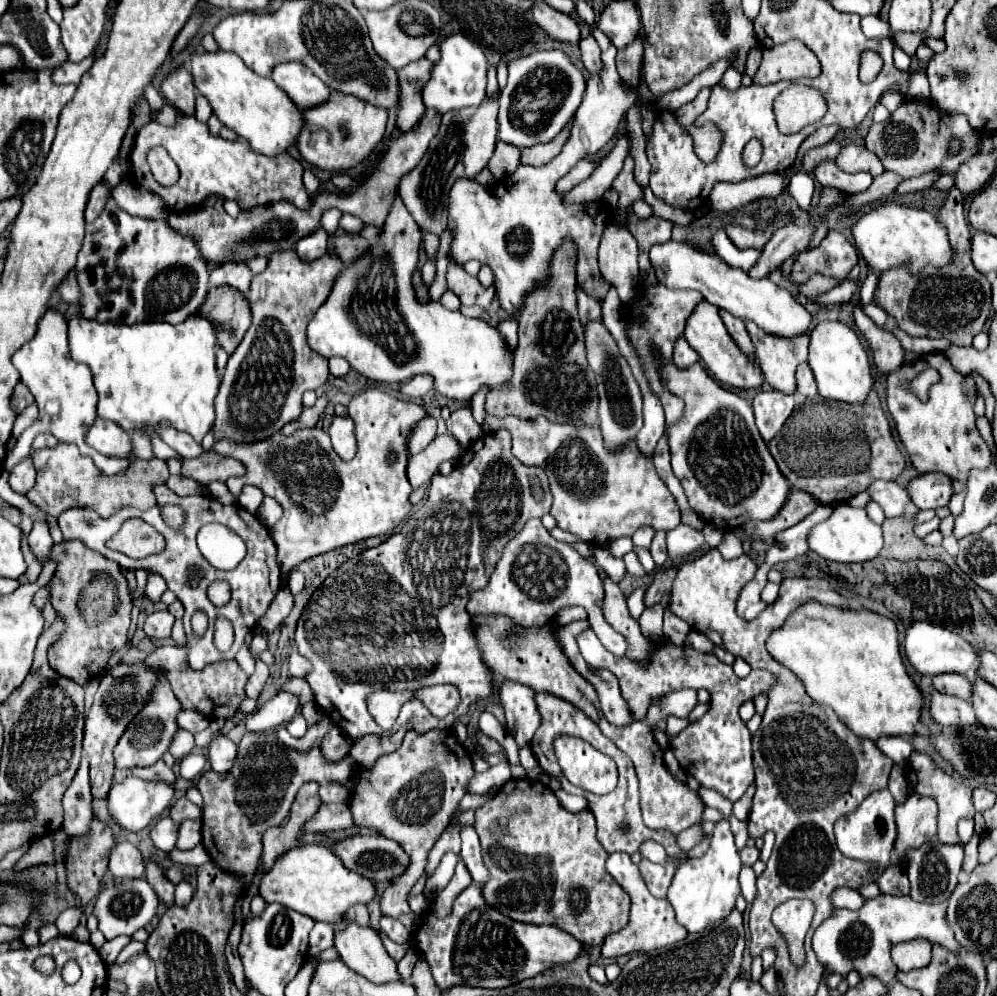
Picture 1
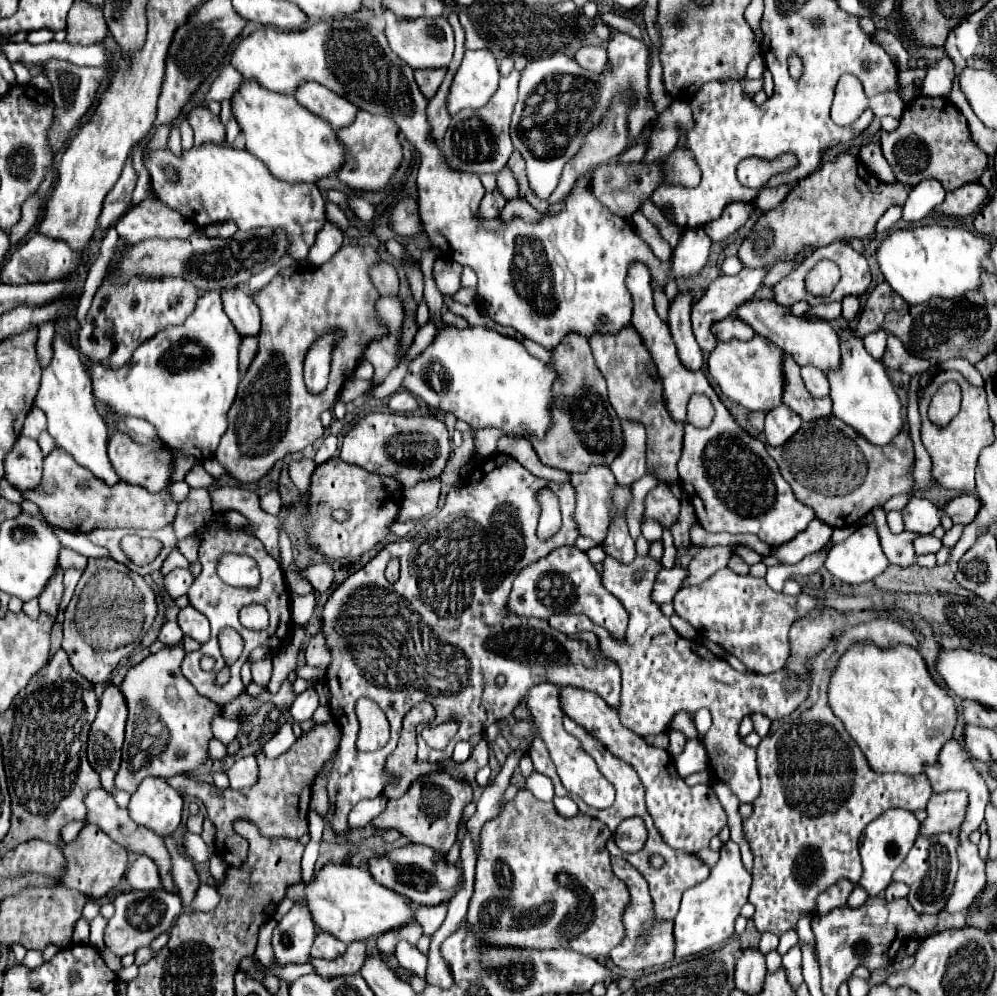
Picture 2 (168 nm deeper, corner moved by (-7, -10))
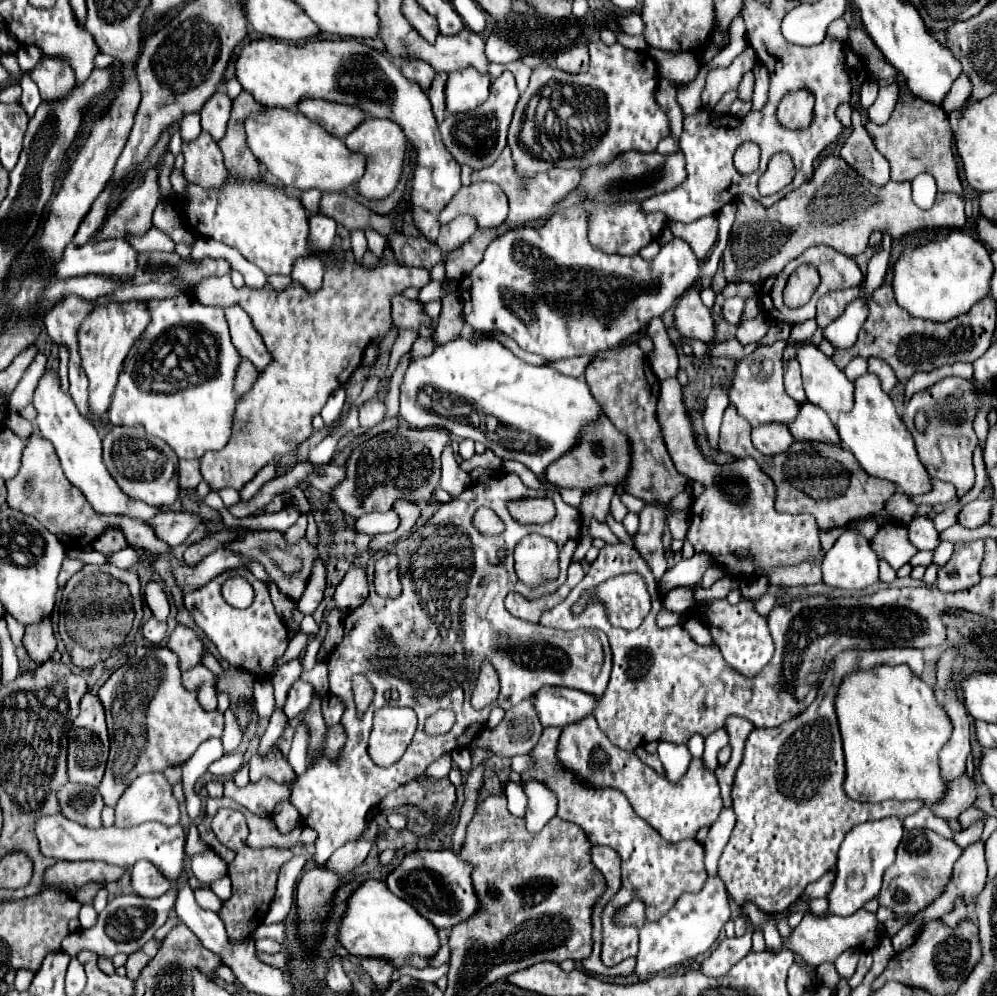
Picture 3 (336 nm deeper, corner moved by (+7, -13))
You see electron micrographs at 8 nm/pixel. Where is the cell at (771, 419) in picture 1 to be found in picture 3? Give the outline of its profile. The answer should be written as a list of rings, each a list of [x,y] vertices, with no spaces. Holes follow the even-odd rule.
[[[763,424],[753,428],[753,444],[765,456],[775,456],[787,452],[793,444],[793,436],[783,424]]]

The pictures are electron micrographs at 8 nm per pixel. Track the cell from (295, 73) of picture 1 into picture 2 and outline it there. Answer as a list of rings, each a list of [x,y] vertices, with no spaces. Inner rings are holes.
[[[307,81],[307,85],[299,85],[299,89],[295,91],[295,99],[305,109],[311,109],[311,113],[315,113],[317,117],[323,117],[333,129],[349,125],[357,113],[355,105],[343,101],[343,97],[331,93],[331,89],[323,89],[323,85],[315,85],[313,81]]]

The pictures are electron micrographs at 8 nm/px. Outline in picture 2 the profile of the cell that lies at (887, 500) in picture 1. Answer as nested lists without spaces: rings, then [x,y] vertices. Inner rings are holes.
[[[913,495],[909,503],[901,511],[903,523],[907,531],[915,531],[921,535],[931,533],[941,523],[941,511],[927,499]]]

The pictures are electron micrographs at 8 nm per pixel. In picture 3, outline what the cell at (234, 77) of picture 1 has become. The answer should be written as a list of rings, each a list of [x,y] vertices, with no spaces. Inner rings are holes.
[[[265,108],[265,112],[255,112],[245,122],[245,130],[251,152],[285,188],[297,192],[311,188],[321,192],[343,192],[353,188],[365,174],[365,156],[351,152],[341,138],[331,136],[299,110]]]

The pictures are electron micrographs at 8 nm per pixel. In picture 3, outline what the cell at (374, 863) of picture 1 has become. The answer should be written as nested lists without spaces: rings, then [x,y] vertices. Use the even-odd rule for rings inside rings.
[[[439,850],[439,852],[413,852],[403,858],[399,868],[389,874],[385,880],[389,890],[409,902],[421,916],[431,920],[435,928],[451,930],[461,920],[469,920],[473,912],[481,904],[477,904],[477,892],[473,892],[473,880],[471,880],[471,868],[451,850]]]

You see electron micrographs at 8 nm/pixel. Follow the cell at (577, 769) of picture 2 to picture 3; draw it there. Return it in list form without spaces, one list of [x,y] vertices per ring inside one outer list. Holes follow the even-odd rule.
[[[545,686],[535,696],[535,708],[543,726],[567,726],[593,714],[599,698],[575,688]]]

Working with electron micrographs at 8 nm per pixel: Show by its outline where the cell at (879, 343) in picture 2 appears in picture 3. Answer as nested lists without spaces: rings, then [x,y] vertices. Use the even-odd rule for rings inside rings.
[[[853,358],[849,366],[845,368],[845,376],[853,382],[857,376],[863,376],[867,372],[867,360],[865,358]]]

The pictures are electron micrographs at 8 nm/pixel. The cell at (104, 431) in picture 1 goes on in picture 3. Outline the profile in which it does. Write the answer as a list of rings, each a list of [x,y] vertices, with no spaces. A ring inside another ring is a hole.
[[[113,426],[103,438],[103,458],[105,458],[107,470],[111,472],[111,476],[119,484],[119,488],[125,494],[129,494],[131,498],[143,500],[145,504],[155,506],[155,508],[171,508],[177,502],[177,498],[179,498],[179,474],[177,474],[179,460],[177,460],[177,454],[161,438],[147,434],[145,428],[141,428],[141,426]]]

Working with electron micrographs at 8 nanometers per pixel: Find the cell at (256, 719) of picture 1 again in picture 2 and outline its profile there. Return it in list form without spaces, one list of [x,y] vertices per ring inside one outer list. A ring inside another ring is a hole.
[[[307,689],[301,695],[297,695],[297,699],[293,701],[293,705],[291,705],[291,717],[297,723],[307,721],[307,719],[311,719],[311,715],[313,715],[313,711],[317,707],[319,707],[319,697],[317,697],[315,689]]]

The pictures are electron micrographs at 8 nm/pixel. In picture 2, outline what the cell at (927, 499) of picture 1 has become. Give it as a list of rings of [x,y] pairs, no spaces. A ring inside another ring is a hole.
[[[957,495],[949,503],[945,503],[945,507],[941,511],[947,513],[953,523],[969,525],[975,519],[979,507],[981,507],[981,503],[975,495]]]

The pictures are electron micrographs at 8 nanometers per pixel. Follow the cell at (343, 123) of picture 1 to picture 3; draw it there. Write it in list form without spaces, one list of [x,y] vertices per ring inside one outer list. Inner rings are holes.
[[[367,118],[359,128],[355,128],[345,138],[345,142],[353,152],[359,152],[367,158],[365,176],[359,180],[357,192],[367,200],[379,200],[379,198],[389,196],[403,174],[403,160],[405,160],[405,150],[407,150],[407,138],[403,130],[391,120]]]

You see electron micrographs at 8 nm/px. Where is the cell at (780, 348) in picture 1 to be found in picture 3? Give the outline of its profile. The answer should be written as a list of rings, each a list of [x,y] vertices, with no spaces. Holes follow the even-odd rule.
[[[813,404],[801,406],[801,412],[795,418],[795,422],[789,424],[789,430],[799,442],[821,442],[841,446],[835,422],[829,418],[829,414],[825,414]]]

